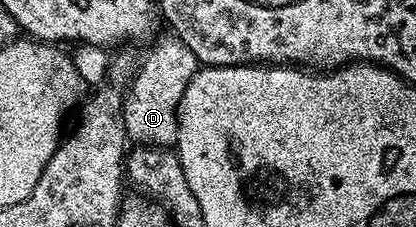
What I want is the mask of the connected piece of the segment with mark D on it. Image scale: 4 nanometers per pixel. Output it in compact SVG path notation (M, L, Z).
M165 33L160 36L145 61L137 68L121 102L121 122L125 136L144 147L166 149L177 139L177 115L186 87L198 72L200 64L190 47L179 36Z

